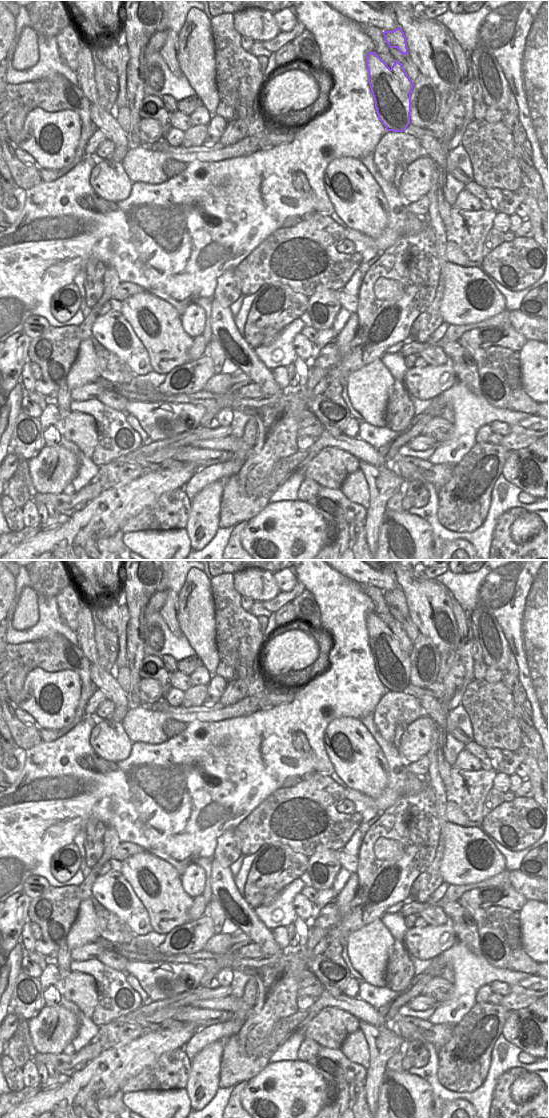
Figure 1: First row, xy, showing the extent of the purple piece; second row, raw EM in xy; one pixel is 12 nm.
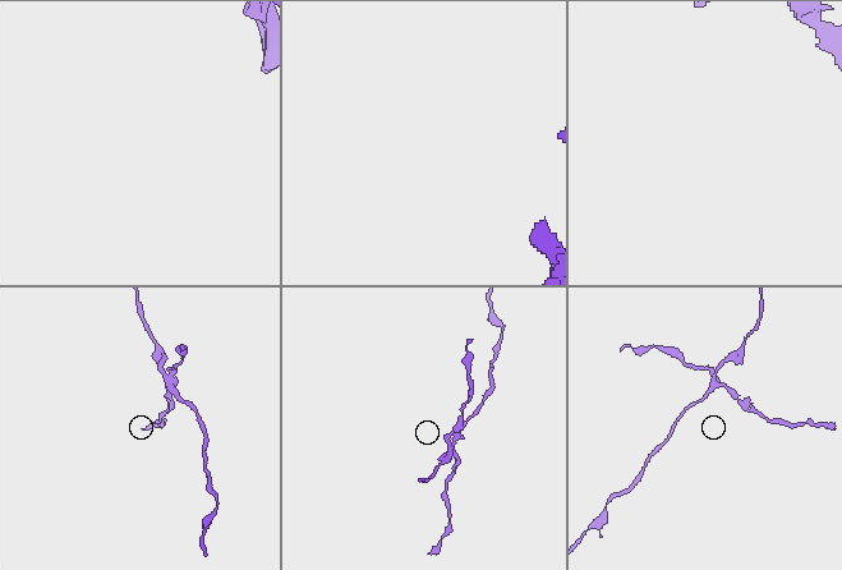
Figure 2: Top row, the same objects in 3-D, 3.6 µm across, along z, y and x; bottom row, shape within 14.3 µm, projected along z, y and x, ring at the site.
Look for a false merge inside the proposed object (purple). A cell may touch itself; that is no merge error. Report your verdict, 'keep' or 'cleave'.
cleave

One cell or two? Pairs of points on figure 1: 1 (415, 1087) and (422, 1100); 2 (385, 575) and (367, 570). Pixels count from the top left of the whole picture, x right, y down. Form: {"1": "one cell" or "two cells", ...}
{"1": "one cell", "2": "one cell"}

